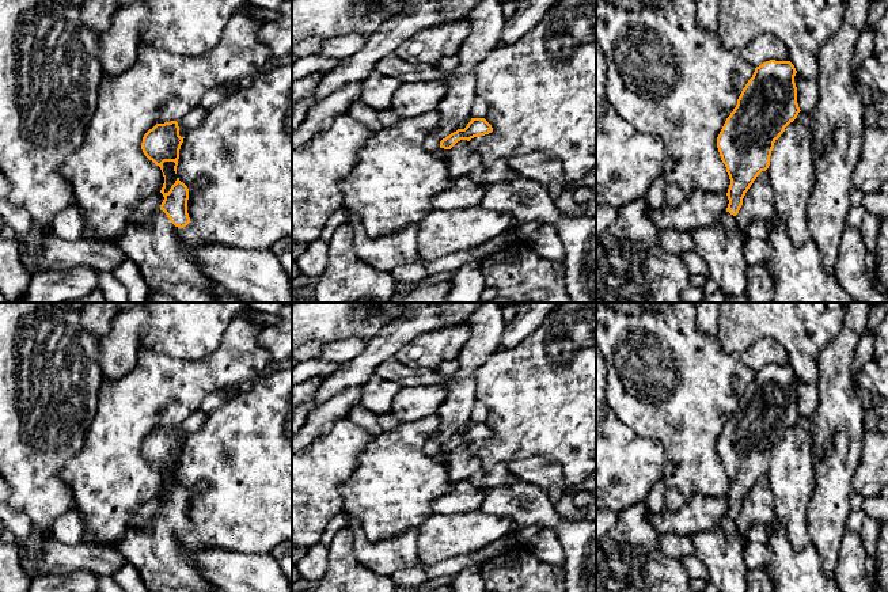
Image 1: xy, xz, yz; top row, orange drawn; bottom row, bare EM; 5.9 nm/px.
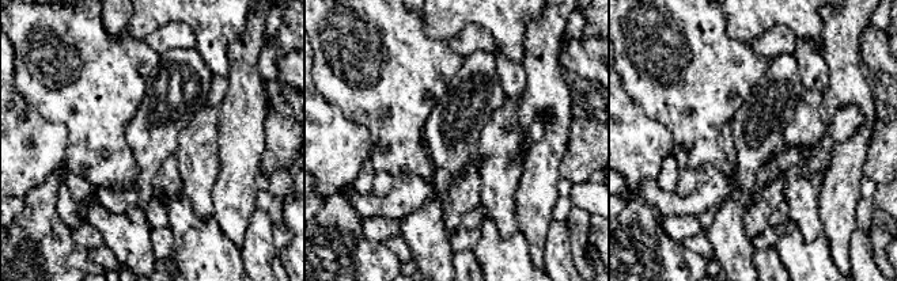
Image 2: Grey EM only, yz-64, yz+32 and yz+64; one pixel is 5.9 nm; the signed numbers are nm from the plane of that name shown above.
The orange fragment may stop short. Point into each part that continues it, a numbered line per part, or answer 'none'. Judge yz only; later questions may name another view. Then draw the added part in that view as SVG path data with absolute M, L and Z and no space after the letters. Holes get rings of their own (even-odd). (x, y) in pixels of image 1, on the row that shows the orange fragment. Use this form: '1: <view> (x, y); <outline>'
1: yz (720, 245); M725 210L714 223L698 227L690 235L718 289L726 296L743 295L748 282L748 263L743 251L745 238L736 216Z

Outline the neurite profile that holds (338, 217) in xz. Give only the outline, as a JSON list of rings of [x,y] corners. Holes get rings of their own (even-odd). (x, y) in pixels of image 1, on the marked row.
[[[341,208],[339,210],[334,212],[326,221],[323,229],[322,229],[322,235],[320,239],[325,240],[326,243],[330,242],[330,239],[333,238],[335,229],[346,223],[346,213],[345,213],[345,208]]]

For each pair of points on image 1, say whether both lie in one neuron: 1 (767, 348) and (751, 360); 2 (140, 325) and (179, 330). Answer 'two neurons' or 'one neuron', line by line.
1: one neuron
2: two neurons

